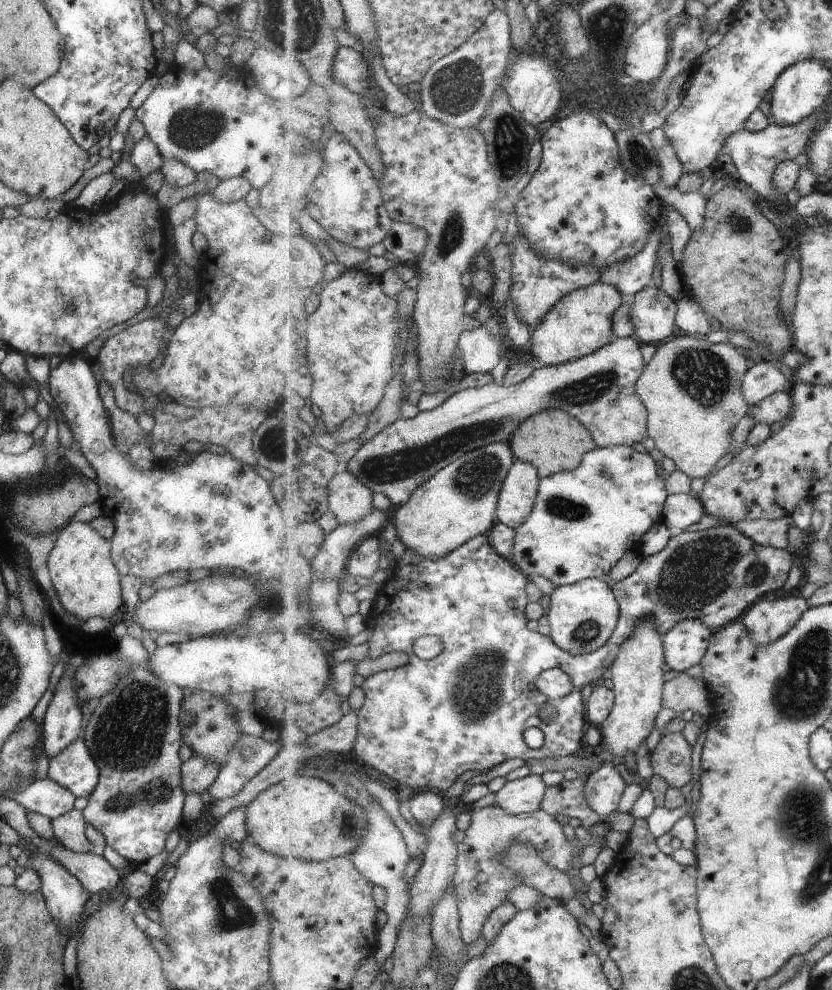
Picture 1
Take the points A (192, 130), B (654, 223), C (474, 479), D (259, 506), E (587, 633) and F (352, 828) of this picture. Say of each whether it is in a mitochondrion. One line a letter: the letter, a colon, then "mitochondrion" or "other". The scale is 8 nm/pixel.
A: mitochondrion
B: other
C: mitochondrion
D: other
E: mitochondrion
F: mitochondrion

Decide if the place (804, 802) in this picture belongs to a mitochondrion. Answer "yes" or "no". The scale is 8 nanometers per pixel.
yes

